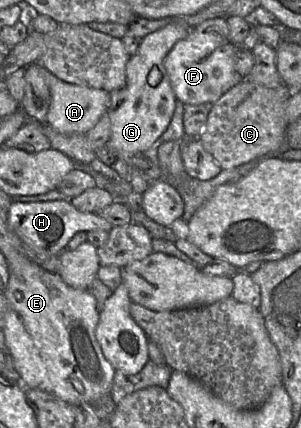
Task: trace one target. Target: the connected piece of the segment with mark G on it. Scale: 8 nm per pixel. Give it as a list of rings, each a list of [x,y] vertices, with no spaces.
[[[171,22],[140,40],[137,52],[126,65],[126,85],[111,92],[111,104],[107,112],[111,122],[111,136],[106,143],[108,150],[119,158],[129,160],[151,151],[167,129],[177,101],[164,59],[173,46],[186,38],[193,27]]]

